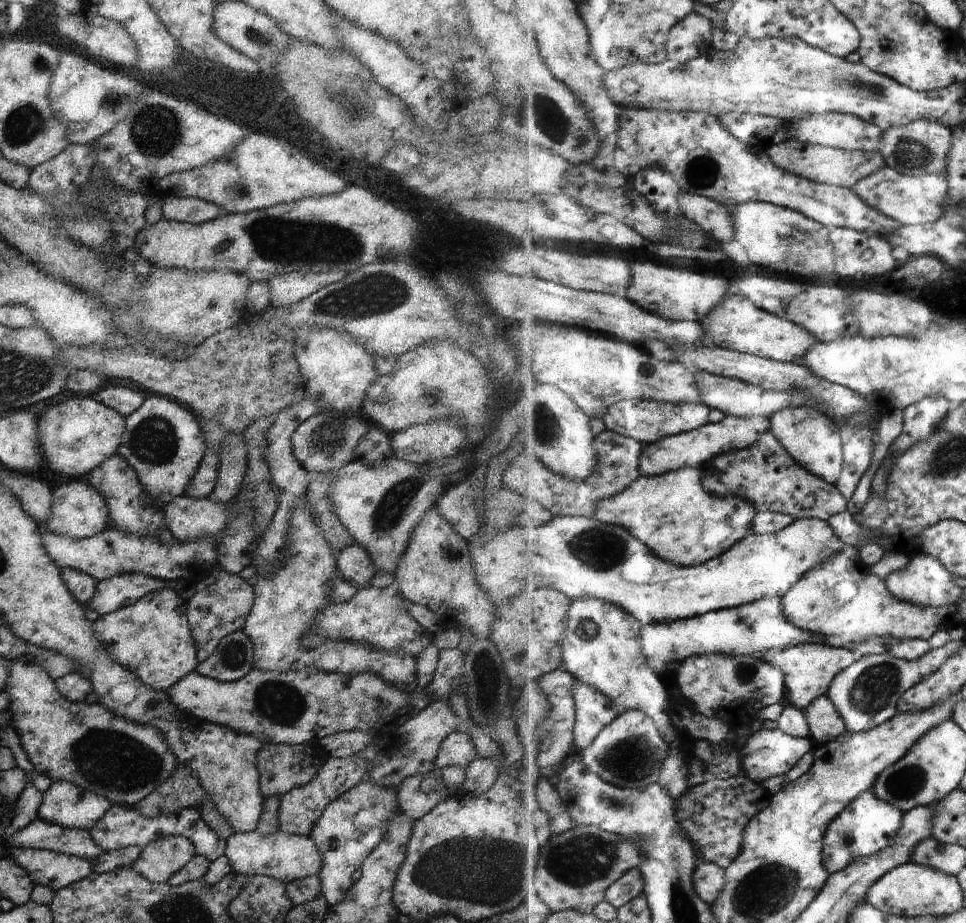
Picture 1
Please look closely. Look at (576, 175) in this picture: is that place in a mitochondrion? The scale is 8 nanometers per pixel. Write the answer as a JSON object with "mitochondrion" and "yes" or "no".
{"mitochondrion":"no"}

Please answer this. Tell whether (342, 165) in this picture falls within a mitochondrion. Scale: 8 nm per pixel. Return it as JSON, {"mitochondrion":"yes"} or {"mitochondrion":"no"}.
{"mitochondrion":"no"}

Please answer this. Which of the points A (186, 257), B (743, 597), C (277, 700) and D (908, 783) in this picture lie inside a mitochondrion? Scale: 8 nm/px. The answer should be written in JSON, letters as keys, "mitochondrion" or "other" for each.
{"A":"other","B":"other","C":"mitochondrion","D":"mitochondrion"}

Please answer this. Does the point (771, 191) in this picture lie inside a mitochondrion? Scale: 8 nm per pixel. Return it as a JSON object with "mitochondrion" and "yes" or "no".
{"mitochondrion":"no"}

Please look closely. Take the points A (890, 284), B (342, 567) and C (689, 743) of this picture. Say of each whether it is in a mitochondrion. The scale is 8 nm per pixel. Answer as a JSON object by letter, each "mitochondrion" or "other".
{"A":"other","B":"other","C":"other"}

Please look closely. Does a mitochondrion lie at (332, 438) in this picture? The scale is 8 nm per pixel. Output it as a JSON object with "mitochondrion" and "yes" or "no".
{"mitochondrion":"yes"}

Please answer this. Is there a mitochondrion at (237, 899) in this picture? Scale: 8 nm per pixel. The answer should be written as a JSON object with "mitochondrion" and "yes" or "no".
{"mitochondrion":"no"}

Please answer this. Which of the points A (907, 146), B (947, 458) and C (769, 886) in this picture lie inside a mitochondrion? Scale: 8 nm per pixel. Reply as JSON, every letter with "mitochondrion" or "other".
{"A":"mitochondrion","B":"mitochondrion","C":"mitochondrion"}

